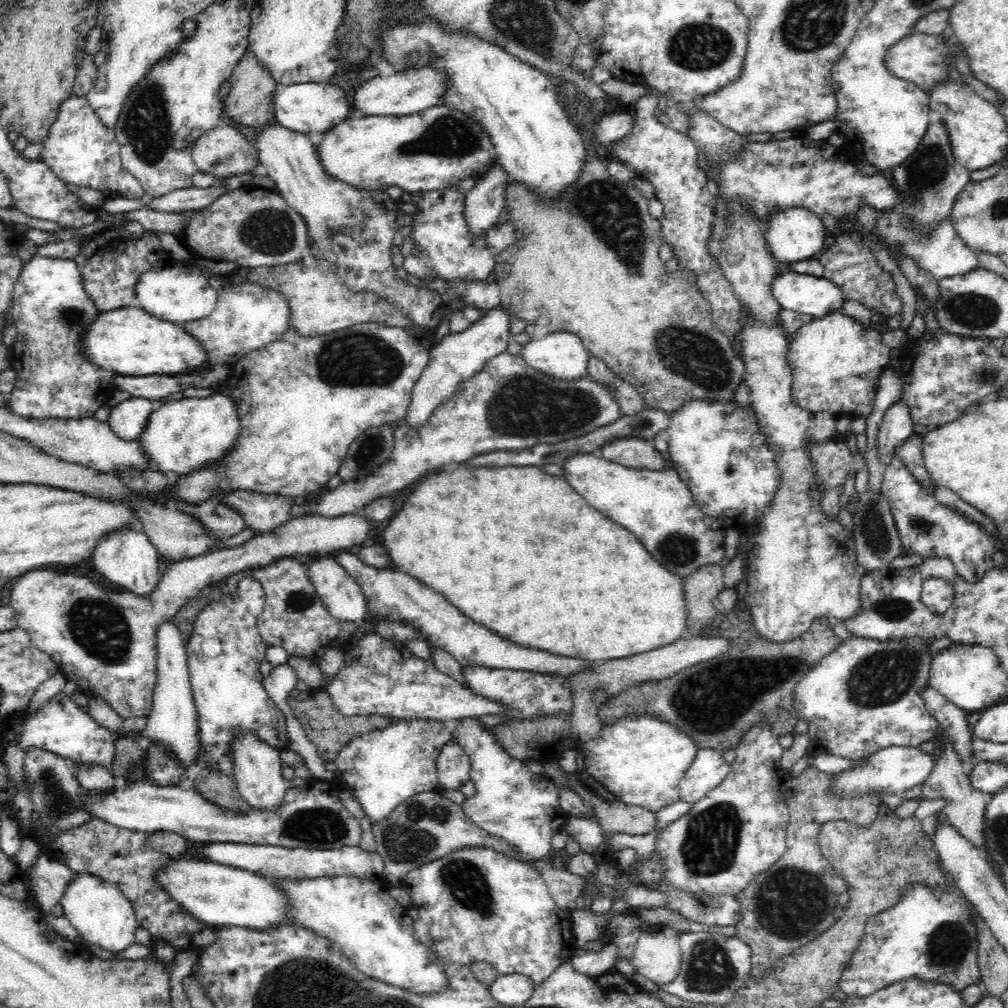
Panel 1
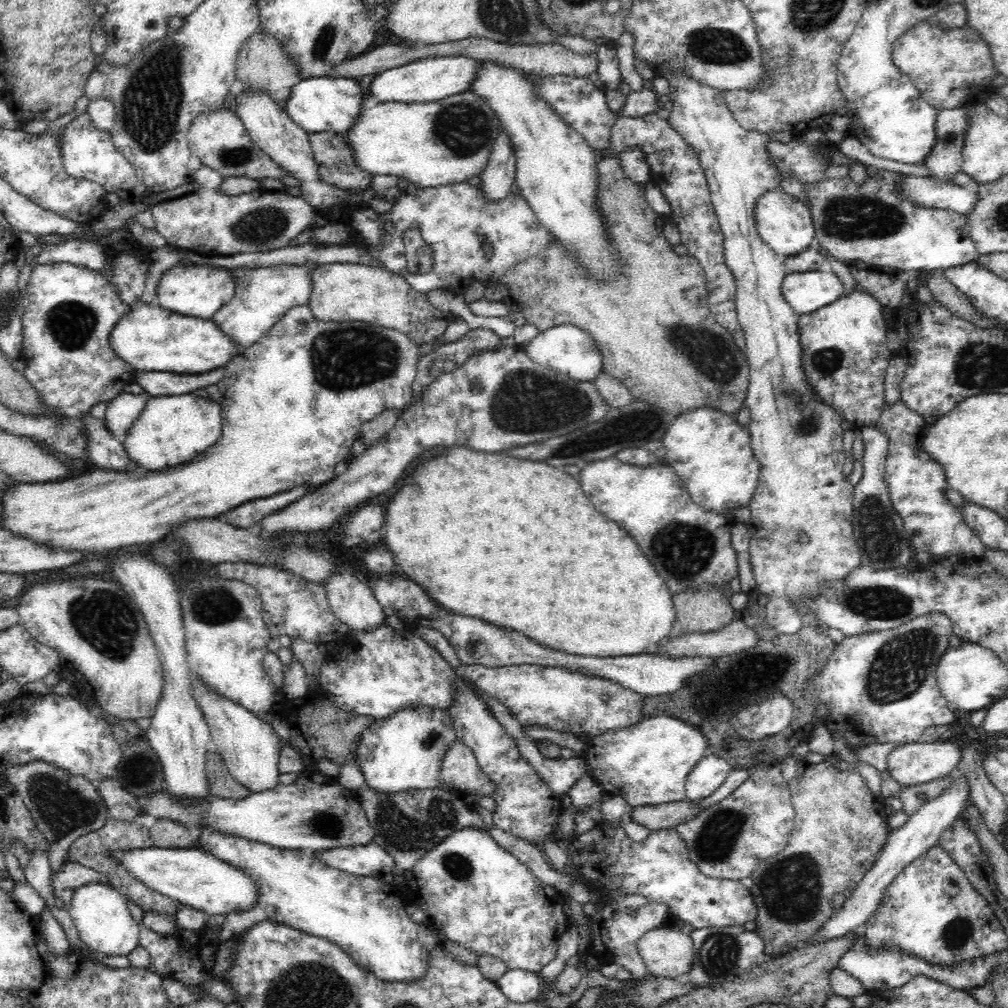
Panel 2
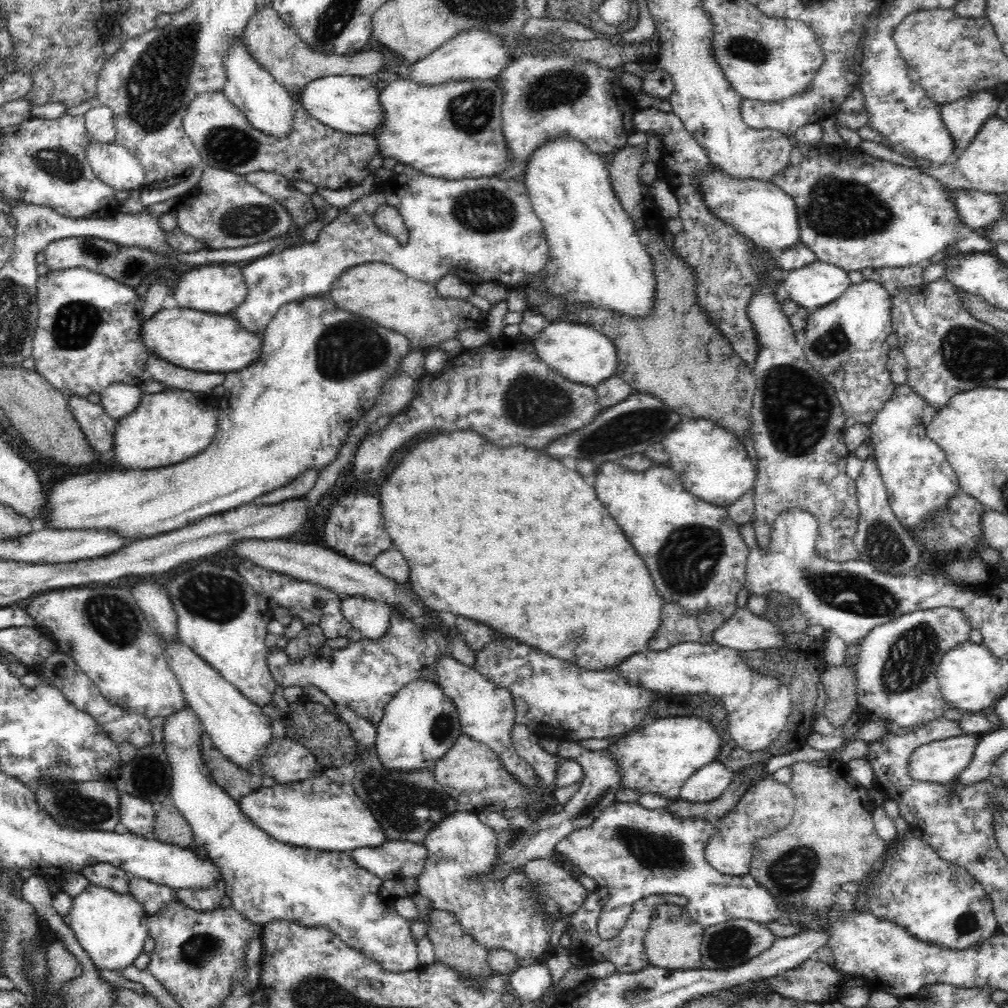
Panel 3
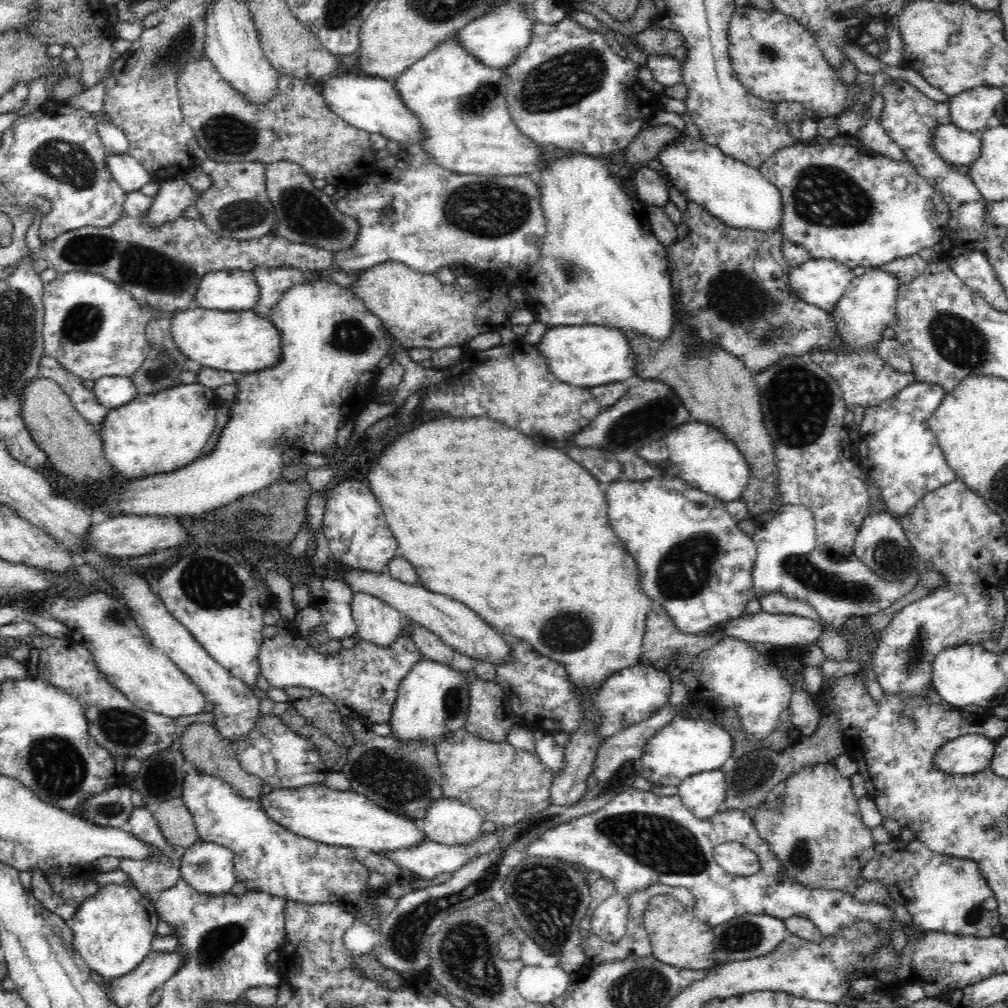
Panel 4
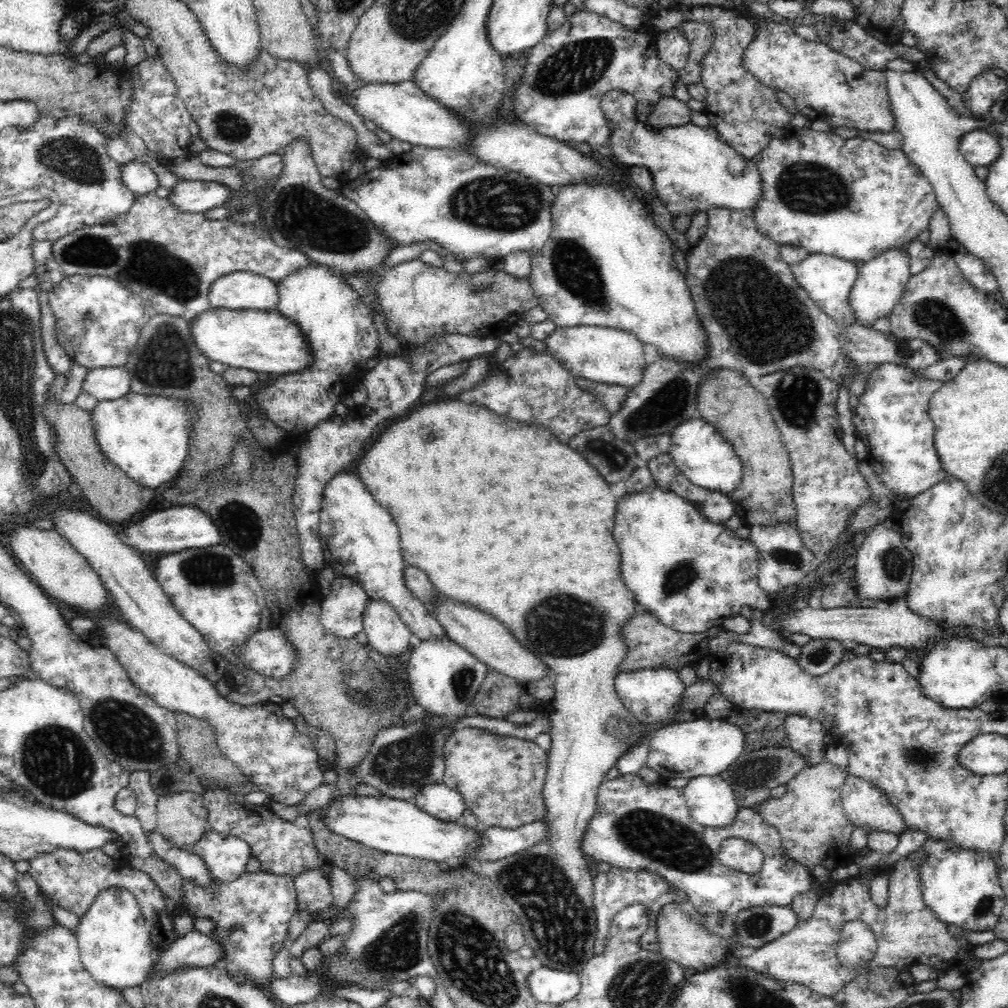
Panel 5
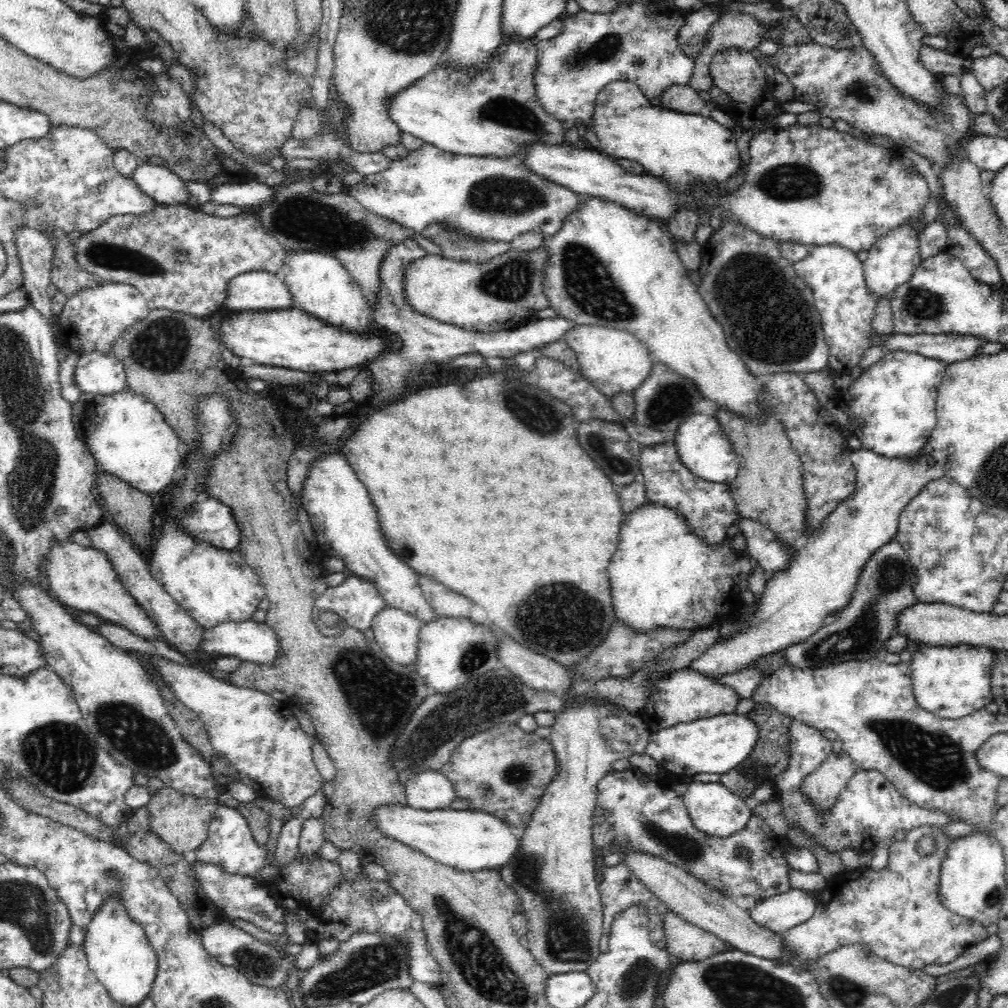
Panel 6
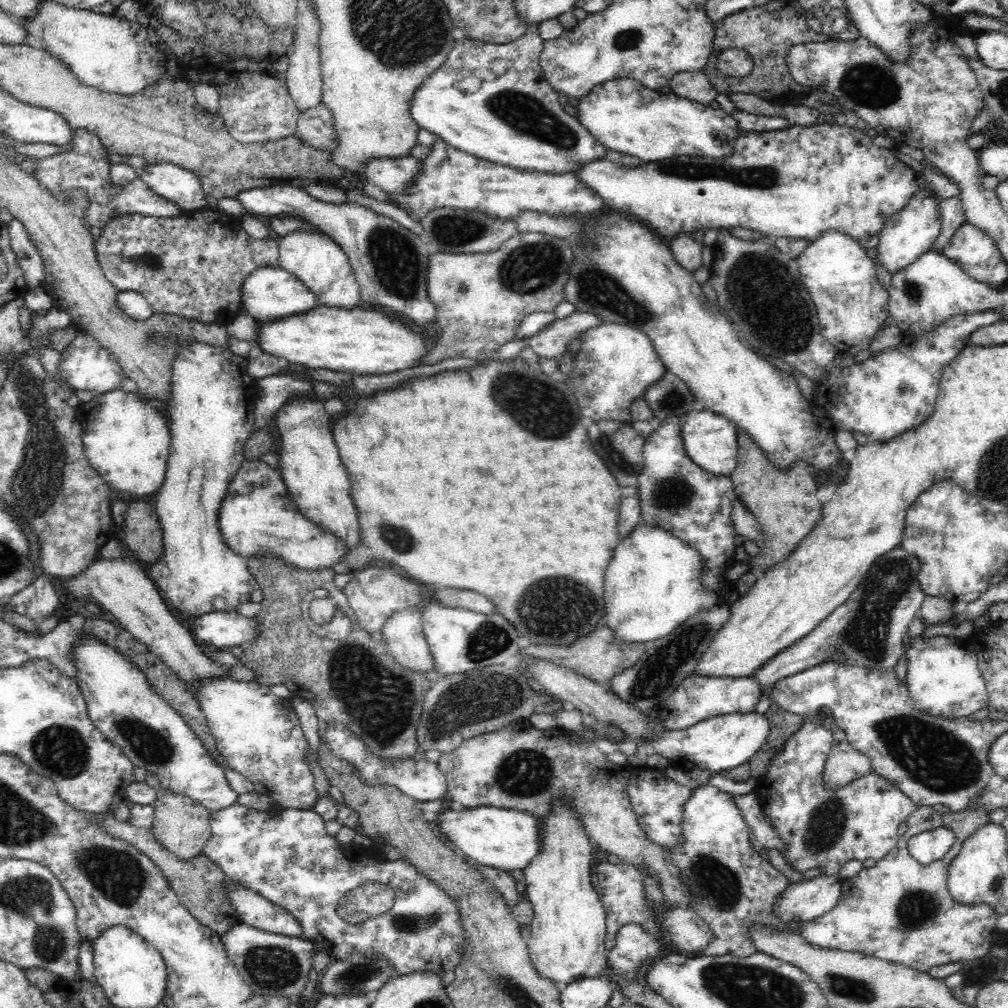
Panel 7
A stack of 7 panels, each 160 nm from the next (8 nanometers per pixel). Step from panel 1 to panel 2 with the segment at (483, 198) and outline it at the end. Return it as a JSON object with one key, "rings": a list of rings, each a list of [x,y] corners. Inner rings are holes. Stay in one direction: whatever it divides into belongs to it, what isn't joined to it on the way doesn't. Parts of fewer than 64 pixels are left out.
{"rings":[[[500,128],[488,164],[479,174],[481,182],[478,187],[483,192],[483,197],[490,202],[504,200],[515,182],[516,165],[515,152],[509,136]]]}

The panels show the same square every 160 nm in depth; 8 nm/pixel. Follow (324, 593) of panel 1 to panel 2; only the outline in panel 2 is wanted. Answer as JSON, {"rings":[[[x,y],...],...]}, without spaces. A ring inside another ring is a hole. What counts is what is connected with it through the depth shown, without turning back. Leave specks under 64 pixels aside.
{"rings":[[[336,569],[330,580],[323,584],[327,599],[335,617],[358,632],[375,629],[386,618],[382,605],[373,591],[360,582],[355,574]]]}

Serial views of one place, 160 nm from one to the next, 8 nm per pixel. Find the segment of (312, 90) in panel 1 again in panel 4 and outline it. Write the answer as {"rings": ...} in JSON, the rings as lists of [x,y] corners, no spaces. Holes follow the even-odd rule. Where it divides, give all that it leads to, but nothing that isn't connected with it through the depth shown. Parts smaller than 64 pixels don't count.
{"rings":[[[354,74],[334,76],[324,81],[321,96],[334,115],[360,130],[370,134],[382,134],[386,139],[393,138],[404,146],[418,143],[422,138],[418,117],[406,109],[396,87],[386,79]]]}

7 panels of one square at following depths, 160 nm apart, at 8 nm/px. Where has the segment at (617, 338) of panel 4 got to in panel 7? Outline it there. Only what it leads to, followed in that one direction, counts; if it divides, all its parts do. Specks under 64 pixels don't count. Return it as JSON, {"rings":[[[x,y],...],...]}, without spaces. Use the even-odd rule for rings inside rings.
{"rings":[[[602,323],[585,330],[579,339],[582,343],[580,349],[574,354],[574,375],[569,385],[579,404],[581,423],[586,427],[589,427],[592,421],[601,420],[622,421],[630,424],[634,420],[629,411],[630,403],[642,398],[646,388],[659,381],[668,371],[658,358],[649,336],[625,324]]]}

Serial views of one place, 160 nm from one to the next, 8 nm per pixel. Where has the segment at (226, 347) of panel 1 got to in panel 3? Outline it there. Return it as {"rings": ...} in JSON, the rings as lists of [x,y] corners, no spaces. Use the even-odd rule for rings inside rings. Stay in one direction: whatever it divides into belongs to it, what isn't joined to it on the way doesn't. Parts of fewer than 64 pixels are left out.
{"rings":[[[404,168],[404,172],[398,176],[398,182],[396,182],[394,186],[390,184],[390,186],[384,186],[384,188],[380,187],[375,193],[370,191],[368,196],[358,199],[347,207],[339,209],[337,217],[322,227],[322,230],[318,233],[318,240],[316,240],[316,242],[273,251],[269,255],[258,257],[253,261],[249,261],[247,264],[241,265],[241,273],[243,274],[247,286],[247,295],[242,301],[242,304],[239,304],[232,312],[229,312],[229,315],[233,316],[238,321],[238,324],[248,332],[263,333],[268,326],[268,323],[274,318],[274,314],[278,312],[278,309],[283,304],[288,304],[294,302],[294,300],[302,300],[302,298],[321,295],[322,293],[328,292],[334,280],[336,280],[343,272],[346,272],[346,270],[354,265],[364,263],[389,264],[416,280],[434,285],[437,284],[438,280],[444,278],[444,276],[452,274],[460,277],[464,282],[471,286],[475,286],[481,282],[492,281],[506,284],[506,286],[514,286],[530,273],[536,273],[543,270],[544,266],[546,266],[546,263],[549,261],[548,248],[549,245],[546,233],[544,232],[544,227],[542,226],[542,221],[534,212],[531,198],[524,182],[516,181],[515,178],[500,179],[500,177],[494,176],[462,180],[446,180],[444,178],[438,178],[437,176],[426,176],[426,174],[422,174],[415,168]],[[384,204],[386,206],[394,206],[394,208],[396,208],[396,210],[402,215],[403,221],[409,232],[409,236],[405,241],[398,241],[396,236],[388,235],[387,232],[382,232],[377,228],[376,223],[374,223],[373,216],[374,212],[376,212],[376,208]]]}

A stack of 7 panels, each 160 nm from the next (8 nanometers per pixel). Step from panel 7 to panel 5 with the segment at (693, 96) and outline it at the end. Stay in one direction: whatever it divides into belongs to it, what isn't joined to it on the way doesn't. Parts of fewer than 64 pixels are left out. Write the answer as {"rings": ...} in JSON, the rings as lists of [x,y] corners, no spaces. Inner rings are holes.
{"rings":[[[674,96],[665,97],[653,107],[652,113],[645,116],[645,120],[649,128],[662,129],[690,123],[691,113],[688,102],[681,102]]]}

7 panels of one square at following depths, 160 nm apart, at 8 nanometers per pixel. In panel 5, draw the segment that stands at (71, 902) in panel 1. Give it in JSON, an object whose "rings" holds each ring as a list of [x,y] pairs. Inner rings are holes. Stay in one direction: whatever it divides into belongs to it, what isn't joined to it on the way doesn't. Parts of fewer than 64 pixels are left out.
{"rings":[[[106,888],[86,909],[86,912],[79,918],[79,922],[80,924],[76,926],[73,934],[78,942],[78,951],[85,971],[92,975],[96,981],[119,993],[124,988],[140,986],[152,970],[155,949],[153,948],[153,923],[142,916],[136,897],[126,888]]]}

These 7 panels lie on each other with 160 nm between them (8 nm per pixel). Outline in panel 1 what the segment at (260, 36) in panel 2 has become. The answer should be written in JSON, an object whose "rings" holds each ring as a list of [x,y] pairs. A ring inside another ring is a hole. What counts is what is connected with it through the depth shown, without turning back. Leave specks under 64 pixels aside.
{"rings":[[[245,52],[240,58],[234,72],[228,78],[231,87],[226,99],[222,101],[222,114],[236,124],[260,128],[274,120],[274,93],[277,82],[273,81],[270,73],[262,68],[253,52]]]}

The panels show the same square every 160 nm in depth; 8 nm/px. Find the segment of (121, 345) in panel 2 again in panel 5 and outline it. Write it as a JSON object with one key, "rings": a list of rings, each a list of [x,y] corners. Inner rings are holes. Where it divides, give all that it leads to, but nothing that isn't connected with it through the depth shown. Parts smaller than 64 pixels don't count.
{"rings":[[[208,309],[189,321],[191,337],[210,361],[226,367],[247,368],[256,372],[288,374],[313,363],[308,341],[297,324],[276,311]]]}

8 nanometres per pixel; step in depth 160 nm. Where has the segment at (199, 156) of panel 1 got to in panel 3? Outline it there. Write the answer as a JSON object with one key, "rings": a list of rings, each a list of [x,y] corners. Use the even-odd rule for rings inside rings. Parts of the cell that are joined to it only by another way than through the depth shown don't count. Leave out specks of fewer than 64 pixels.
{"rings":[[[202,92],[194,97],[185,111],[183,127],[199,151],[204,166],[226,169],[240,175],[267,170],[292,181],[304,180],[317,187],[334,190],[360,184],[368,176],[364,170],[369,170],[368,164],[377,153],[374,135],[340,132],[306,115],[298,93],[294,94],[294,122],[286,138],[272,138],[252,128],[224,92]]]}

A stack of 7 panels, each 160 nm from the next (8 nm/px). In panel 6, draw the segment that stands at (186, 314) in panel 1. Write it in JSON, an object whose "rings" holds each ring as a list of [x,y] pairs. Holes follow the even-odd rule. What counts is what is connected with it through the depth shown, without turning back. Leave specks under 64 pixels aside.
{"rings":[[[254,271],[235,276],[226,287],[225,307],[235,311],[277,311],[293,306],[281,274]]]}

